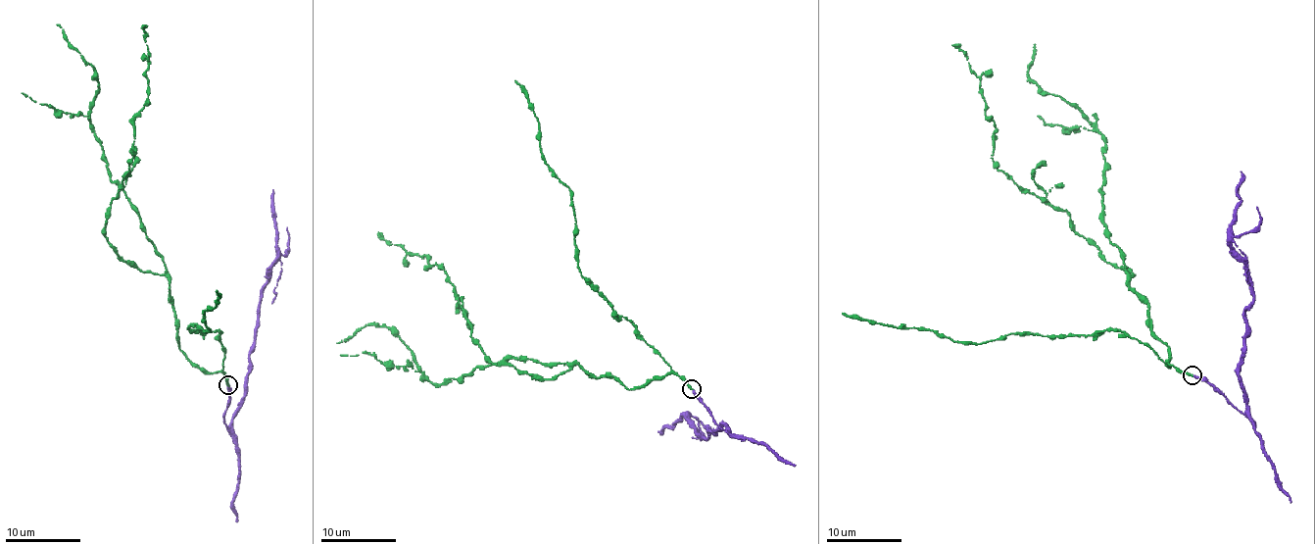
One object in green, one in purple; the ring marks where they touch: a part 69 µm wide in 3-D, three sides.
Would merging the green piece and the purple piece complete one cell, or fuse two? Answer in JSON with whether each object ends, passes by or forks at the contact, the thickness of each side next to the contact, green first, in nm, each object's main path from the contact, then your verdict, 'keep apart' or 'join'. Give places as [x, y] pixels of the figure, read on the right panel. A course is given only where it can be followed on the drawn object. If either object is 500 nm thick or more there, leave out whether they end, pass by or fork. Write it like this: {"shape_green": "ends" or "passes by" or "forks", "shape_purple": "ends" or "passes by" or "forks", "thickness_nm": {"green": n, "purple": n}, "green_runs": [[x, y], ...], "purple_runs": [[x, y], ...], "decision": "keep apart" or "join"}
{"shape_green": "ends", "shape_purple": "ends", "thickness_nm": {"green": 280, "purple": 280}, "green_runs": [[1193, 374], [1167, 368], [1167, 345], [1131, 272], [1077, 232], [1066, 212], [998, 169], [980, 77], [952, 44]], "purple_runs": [[1193, 374], [1244, 412], [1240, 373], [1252, 288], [1249, 269], [1231, 243], [1241, 171]], "decision": "join"}

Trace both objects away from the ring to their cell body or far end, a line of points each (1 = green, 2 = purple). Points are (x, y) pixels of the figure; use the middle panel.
1: (692, 389), (666, 372), (628, 388), (574, 365), (546, 379), (489, 360), (442, 270), (378, 232)
2: (692, 389), (729, 434), (725, 424), (702, 439), (689, 416), (658, 430)

